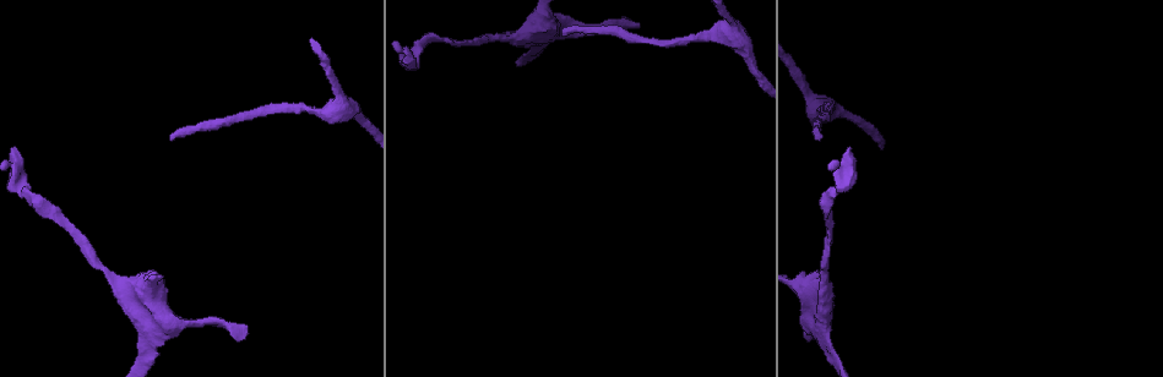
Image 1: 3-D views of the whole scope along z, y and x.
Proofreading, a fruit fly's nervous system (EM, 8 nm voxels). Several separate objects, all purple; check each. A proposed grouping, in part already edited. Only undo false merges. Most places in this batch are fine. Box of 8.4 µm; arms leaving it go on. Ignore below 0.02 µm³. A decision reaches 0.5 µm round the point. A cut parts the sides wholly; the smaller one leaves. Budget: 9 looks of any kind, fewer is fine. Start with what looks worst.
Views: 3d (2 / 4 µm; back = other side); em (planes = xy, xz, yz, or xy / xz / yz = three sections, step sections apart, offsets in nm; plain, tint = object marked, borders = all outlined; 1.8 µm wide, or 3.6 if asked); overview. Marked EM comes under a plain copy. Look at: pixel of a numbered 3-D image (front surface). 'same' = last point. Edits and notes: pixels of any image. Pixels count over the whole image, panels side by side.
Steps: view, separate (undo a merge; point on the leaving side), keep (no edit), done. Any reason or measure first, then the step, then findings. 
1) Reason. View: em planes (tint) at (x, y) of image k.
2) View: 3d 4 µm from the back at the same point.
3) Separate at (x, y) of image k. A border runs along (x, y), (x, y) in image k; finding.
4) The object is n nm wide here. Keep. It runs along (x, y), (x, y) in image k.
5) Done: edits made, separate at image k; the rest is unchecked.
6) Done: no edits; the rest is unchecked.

View: 3d 2 µm at (419, 48) of image 1.

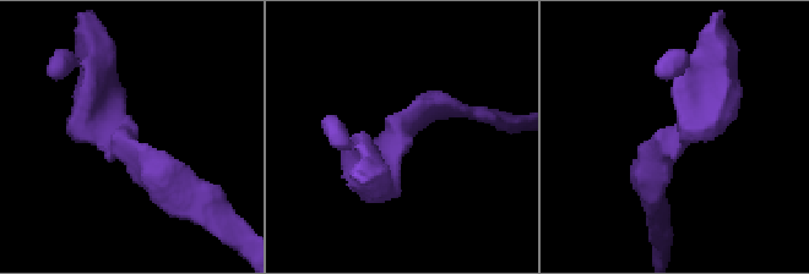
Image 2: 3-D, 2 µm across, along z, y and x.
View: em planes (borders) at (127, 143) of image 2.

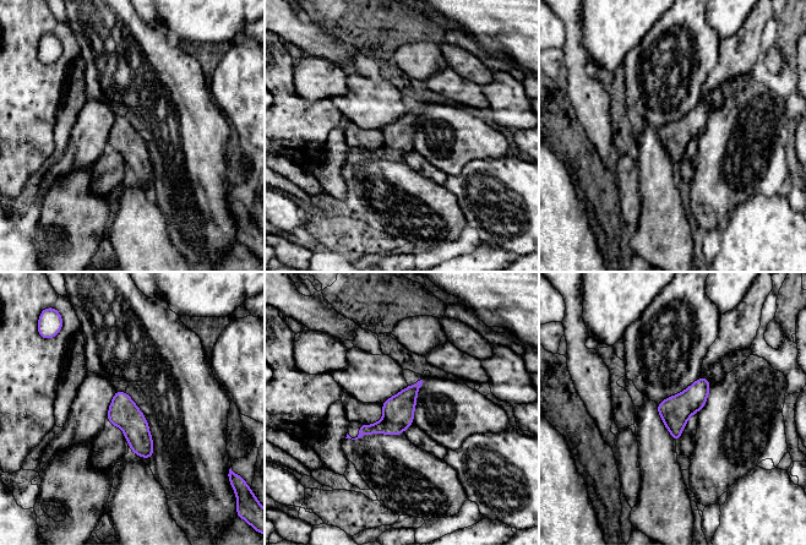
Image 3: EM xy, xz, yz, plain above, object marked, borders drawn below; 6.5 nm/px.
Keep. Continuous, no second neuron.

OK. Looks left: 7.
Three arms meet. View: 3d 2 µm at (185, 320) of image 1.

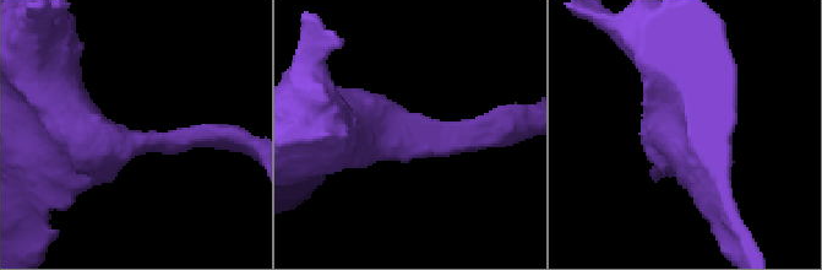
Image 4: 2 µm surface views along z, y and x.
3 arms meet here; the arms are 190, 300, 550 nm wide; shape alone is not enough. View: em xy step 4 (tint) at (133, 138) of image 4.

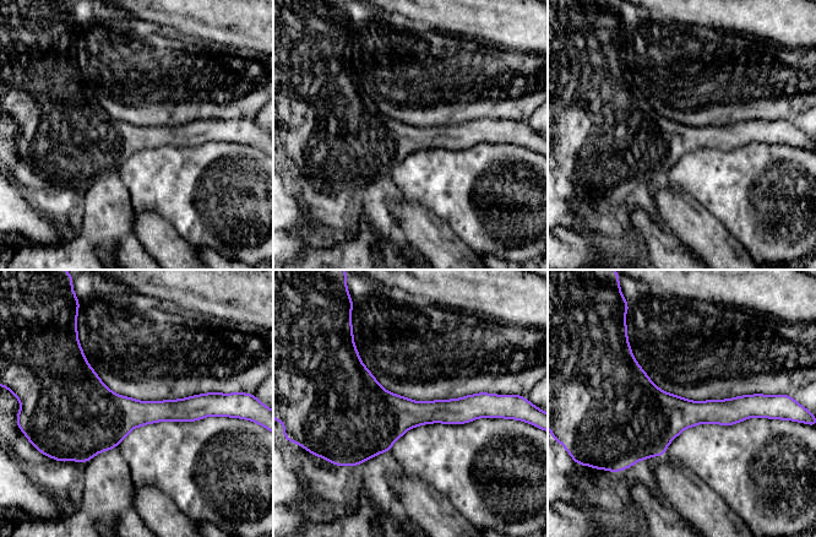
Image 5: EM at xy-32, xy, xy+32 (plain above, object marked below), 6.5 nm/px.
Keep. All the same neuron.

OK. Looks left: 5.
Sudden change in width. View: em 3.6 µm planes (borders) at (826, 265) of image 1.

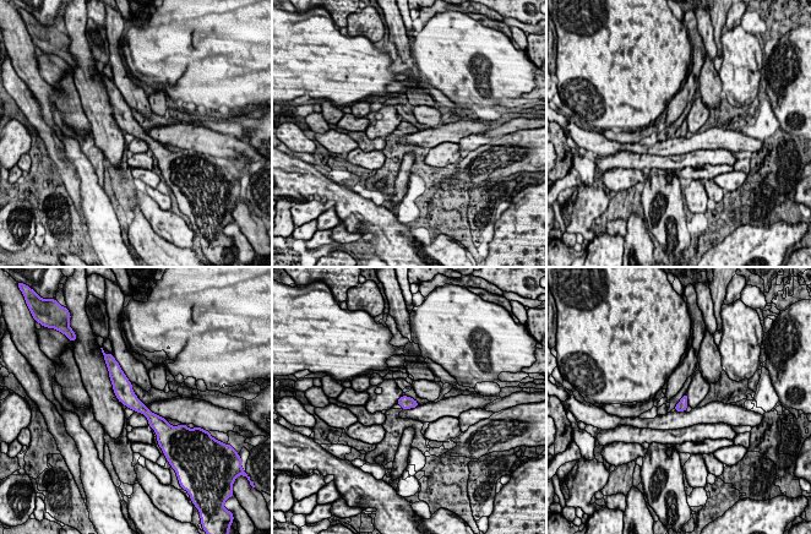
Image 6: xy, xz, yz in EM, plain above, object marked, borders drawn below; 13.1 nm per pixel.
Keep. It runs along (116, 375), (123, 391), (162, 426) in image 6; one neuron here.

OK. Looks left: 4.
Sudden change in width. View: em xy step 8 (tint) at (818, 114) of image 1.

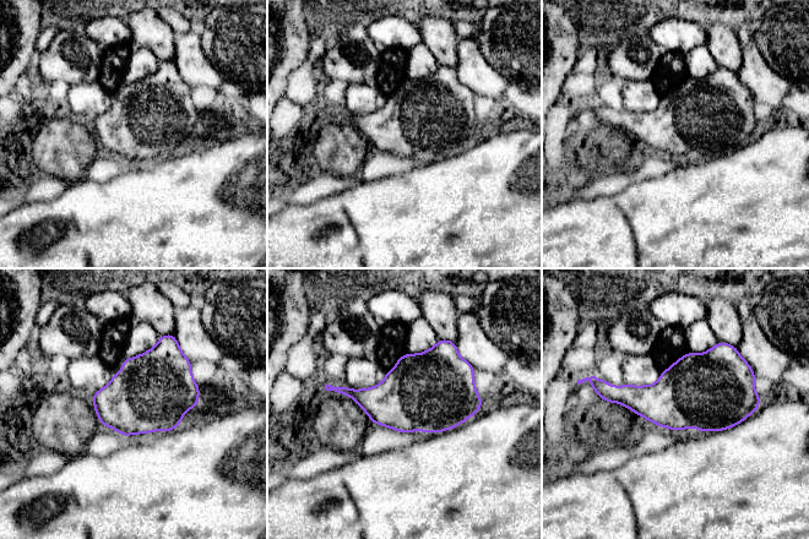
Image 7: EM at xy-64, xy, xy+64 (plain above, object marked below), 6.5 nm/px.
Keep. All the same neuron.

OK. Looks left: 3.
Done: no edits; the rest is unchecked.

